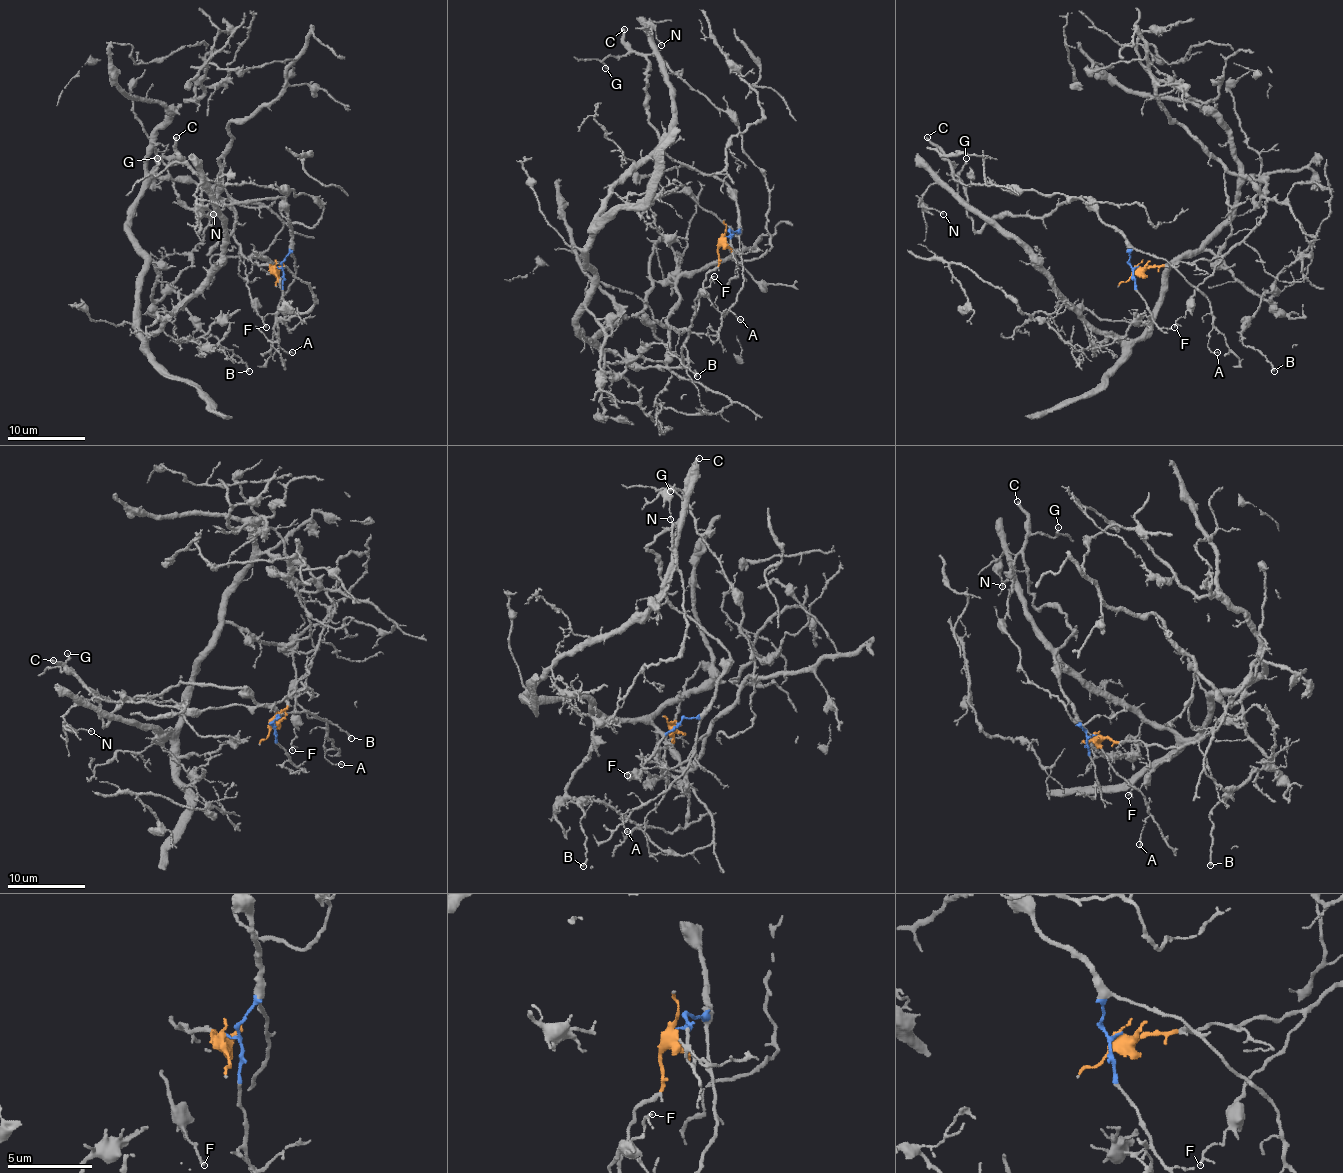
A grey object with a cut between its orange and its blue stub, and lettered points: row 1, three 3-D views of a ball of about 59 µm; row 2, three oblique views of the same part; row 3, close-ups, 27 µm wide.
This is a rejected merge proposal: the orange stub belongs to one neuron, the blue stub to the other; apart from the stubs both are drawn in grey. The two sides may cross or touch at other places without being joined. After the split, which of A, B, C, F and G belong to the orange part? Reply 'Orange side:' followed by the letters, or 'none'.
Orange side: B, F

